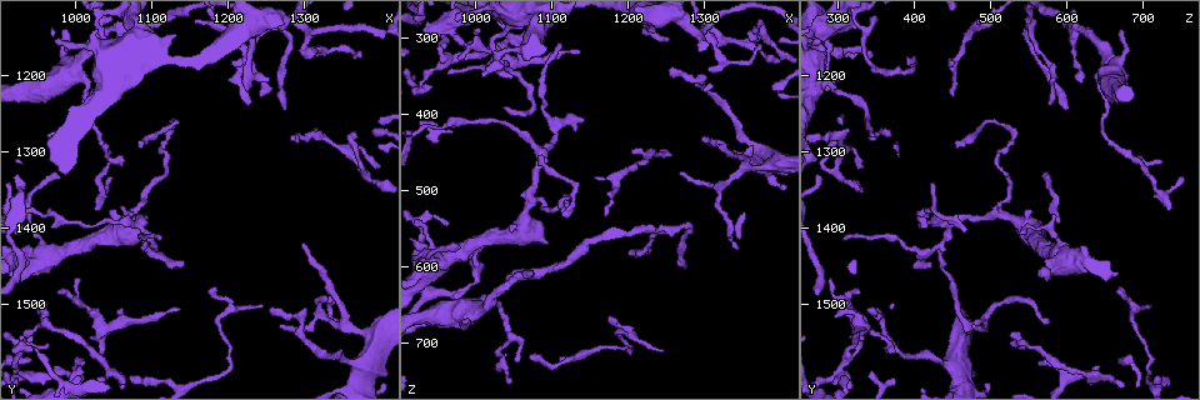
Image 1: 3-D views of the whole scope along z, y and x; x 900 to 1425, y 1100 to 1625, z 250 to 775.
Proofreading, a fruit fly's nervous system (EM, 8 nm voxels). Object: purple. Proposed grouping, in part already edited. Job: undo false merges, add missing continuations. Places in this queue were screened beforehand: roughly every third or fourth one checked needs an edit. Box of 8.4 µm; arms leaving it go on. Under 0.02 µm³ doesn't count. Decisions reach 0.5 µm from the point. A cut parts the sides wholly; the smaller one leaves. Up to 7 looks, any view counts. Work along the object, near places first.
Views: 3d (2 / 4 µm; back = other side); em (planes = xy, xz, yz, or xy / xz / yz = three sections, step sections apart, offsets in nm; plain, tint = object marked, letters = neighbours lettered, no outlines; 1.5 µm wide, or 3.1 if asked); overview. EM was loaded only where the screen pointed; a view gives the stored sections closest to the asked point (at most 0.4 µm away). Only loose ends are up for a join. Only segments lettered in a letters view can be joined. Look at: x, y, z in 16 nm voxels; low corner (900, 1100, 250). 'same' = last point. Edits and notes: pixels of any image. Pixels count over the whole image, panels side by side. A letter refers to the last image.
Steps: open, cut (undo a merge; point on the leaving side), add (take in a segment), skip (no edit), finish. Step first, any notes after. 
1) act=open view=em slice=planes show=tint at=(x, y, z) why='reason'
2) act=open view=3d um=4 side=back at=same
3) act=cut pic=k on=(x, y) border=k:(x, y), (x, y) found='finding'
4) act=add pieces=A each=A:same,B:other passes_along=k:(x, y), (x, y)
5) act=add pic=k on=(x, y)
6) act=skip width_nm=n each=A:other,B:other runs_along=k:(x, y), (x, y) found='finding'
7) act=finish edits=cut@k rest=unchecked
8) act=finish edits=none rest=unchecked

act=open view=em slice=yz step=8 show=tint at=(965, 1435, 585) why='thin arm on a thick one'

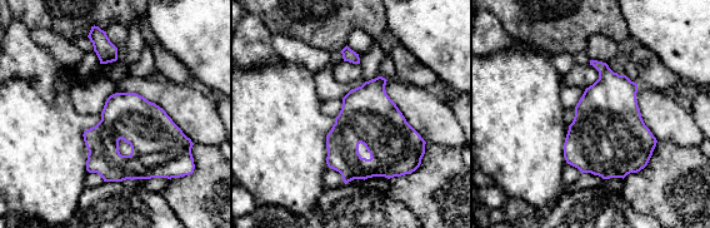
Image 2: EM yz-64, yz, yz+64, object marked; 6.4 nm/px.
act=open view=em slice=planes show=letters at=same why='cut it another way'

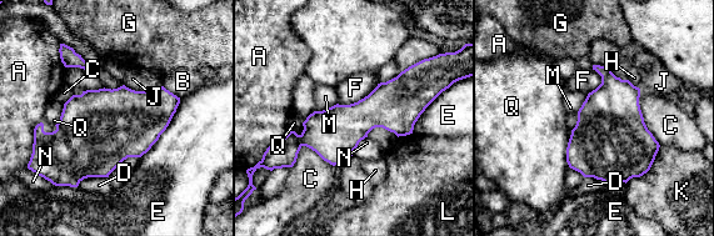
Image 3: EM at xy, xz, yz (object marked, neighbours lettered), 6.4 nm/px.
act=skip each=A:other,B:other,C:other,D:other,E:other,F:other,G:other,H:other,J:other,K:other,L:other,M:other,N:other,Q:other found='one cell here'

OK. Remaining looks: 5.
act=open view=3d um=2 at=(1075, 1380, 510) why='a fork'

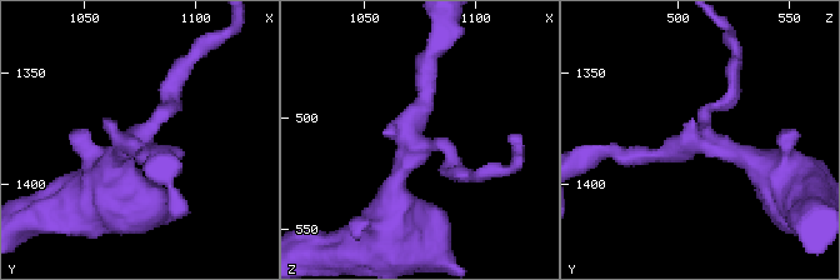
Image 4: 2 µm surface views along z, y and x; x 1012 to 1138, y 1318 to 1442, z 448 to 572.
act=open view=em slice=planes show=letters at=(1072, 1383, 513) arms=3

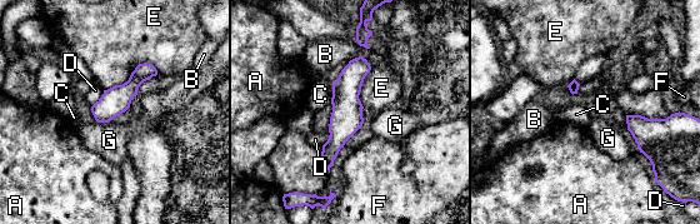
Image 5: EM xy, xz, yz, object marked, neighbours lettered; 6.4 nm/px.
act=skip longest_contact=E:260nm each=A:other,B:other,C:other,D:other,E:other,F:other,G:other border=5:(98, 122), (108, 123) found='continuous, no second cell'

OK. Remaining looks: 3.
act=open view=3d um=2 at=(1005, 1465, 290) why='tapers out'

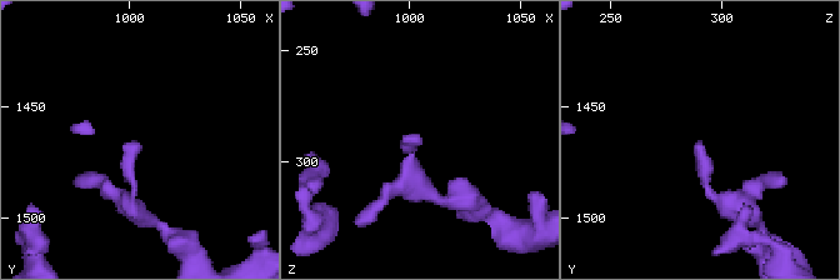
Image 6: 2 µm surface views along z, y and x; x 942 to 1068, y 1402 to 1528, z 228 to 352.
act=open view=em slice=xy step=8 show=letters at=(1007, 1468, 291)

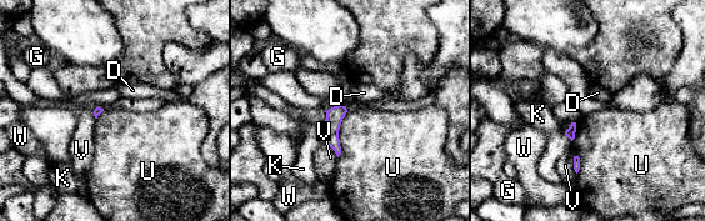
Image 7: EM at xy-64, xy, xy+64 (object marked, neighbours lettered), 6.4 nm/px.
act=open view=em slice=planes show=letters at=same

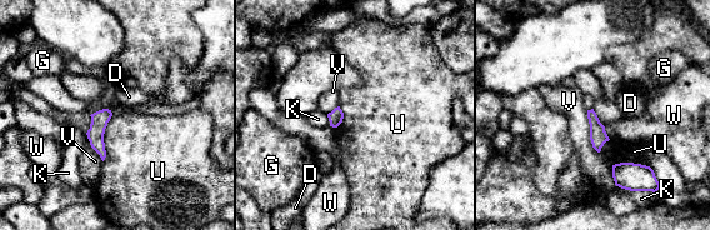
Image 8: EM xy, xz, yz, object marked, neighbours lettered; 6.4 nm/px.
act=skip each=D:other,G:other,K:other,U:other,V:other,W:other found='no lettered segment goes on from it'

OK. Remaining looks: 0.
act=finish edits=none rest=unchecked

